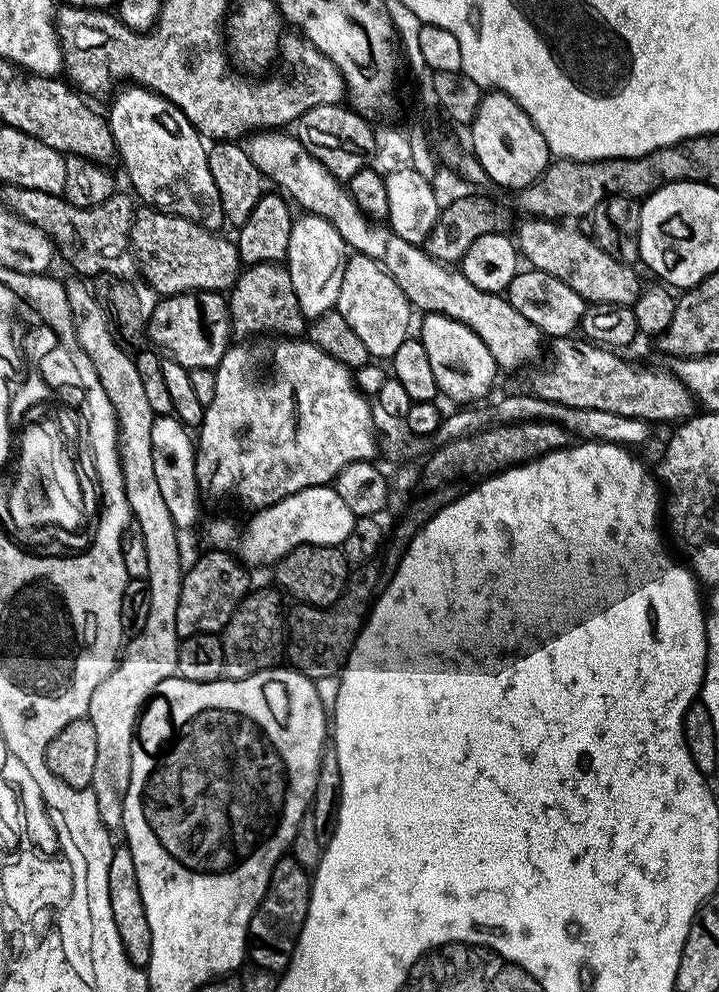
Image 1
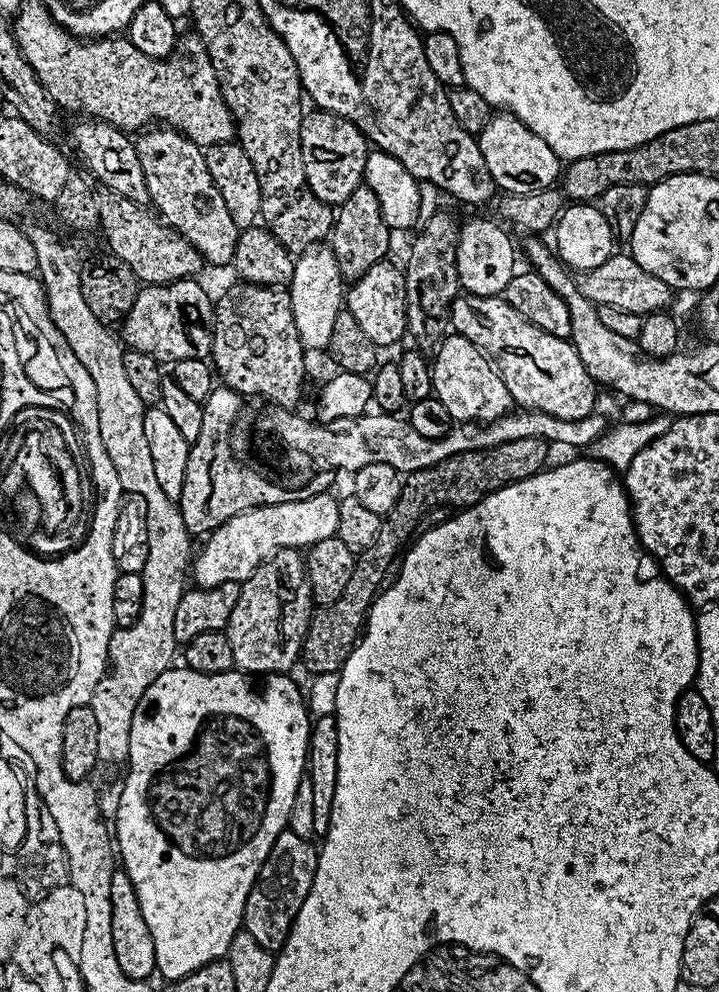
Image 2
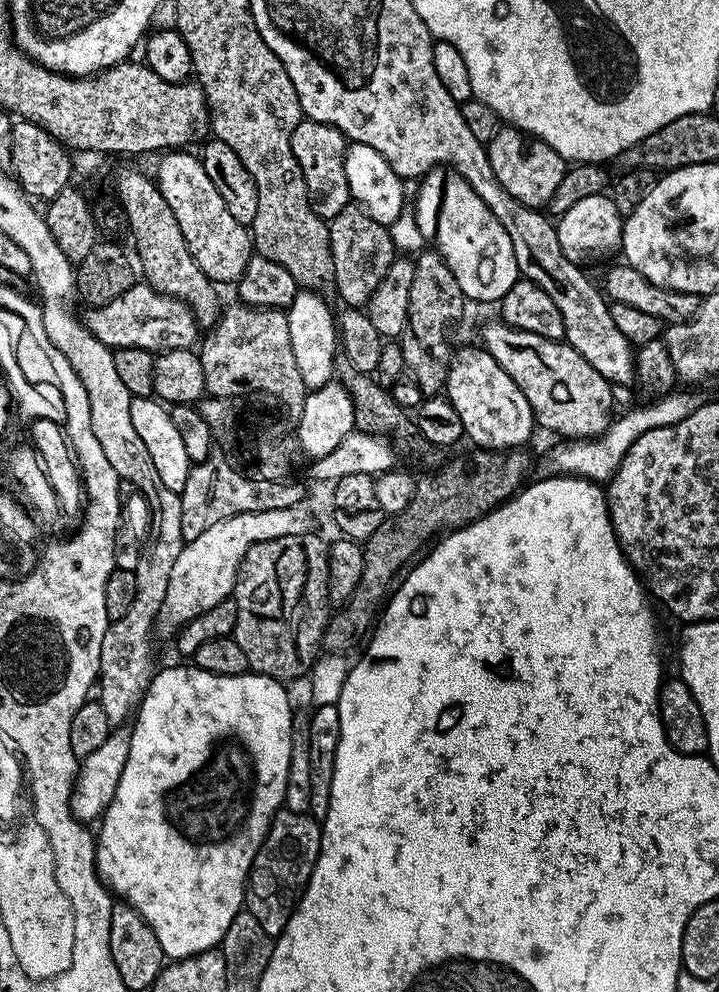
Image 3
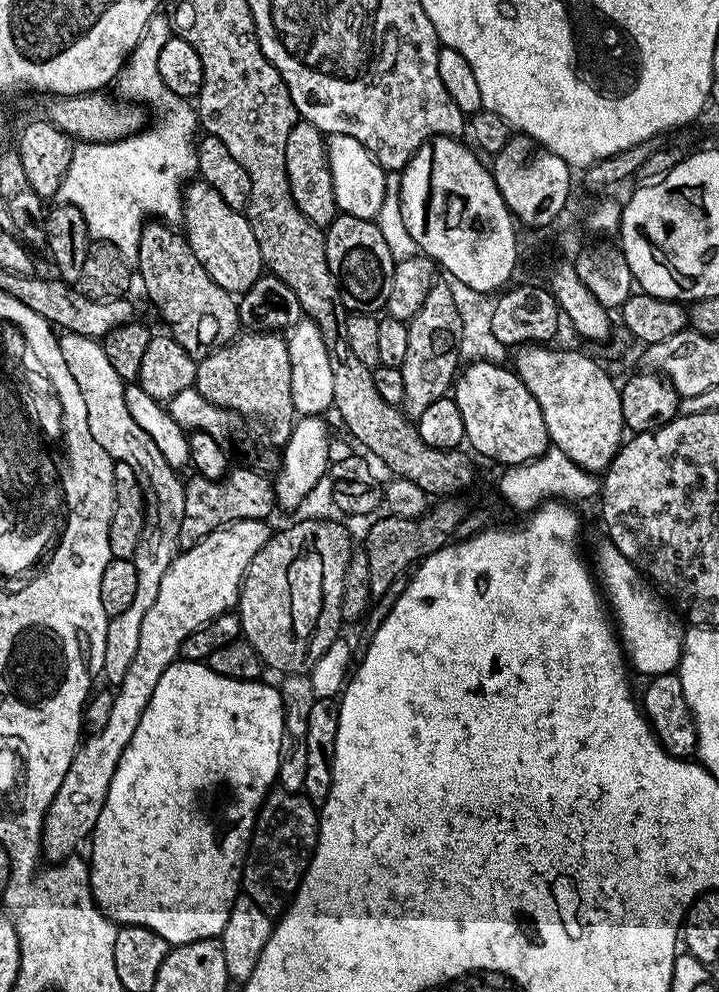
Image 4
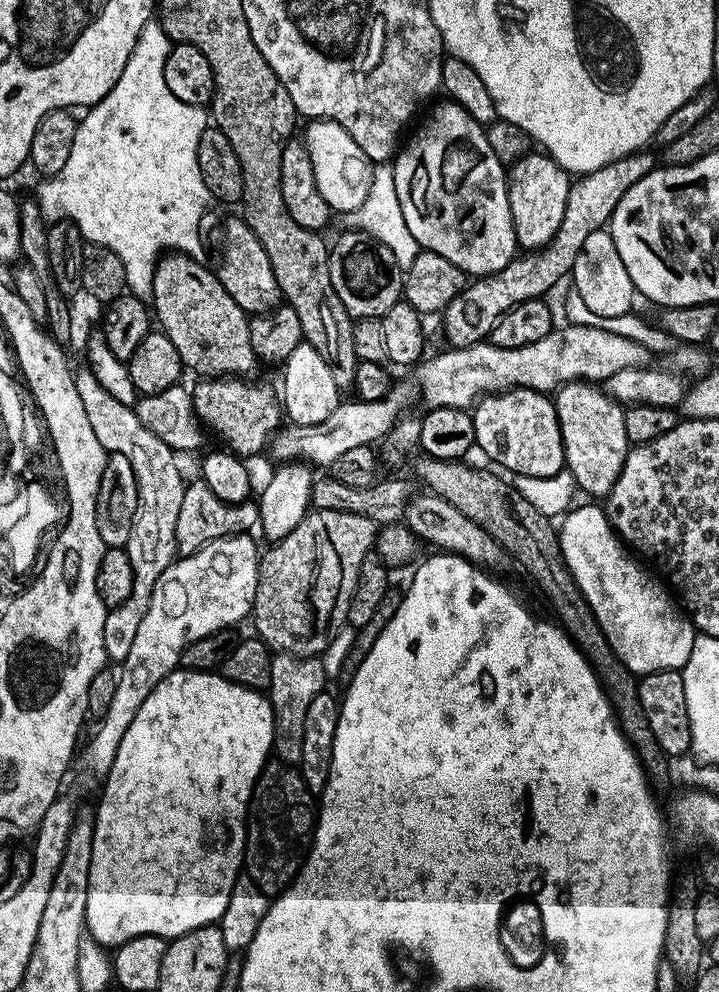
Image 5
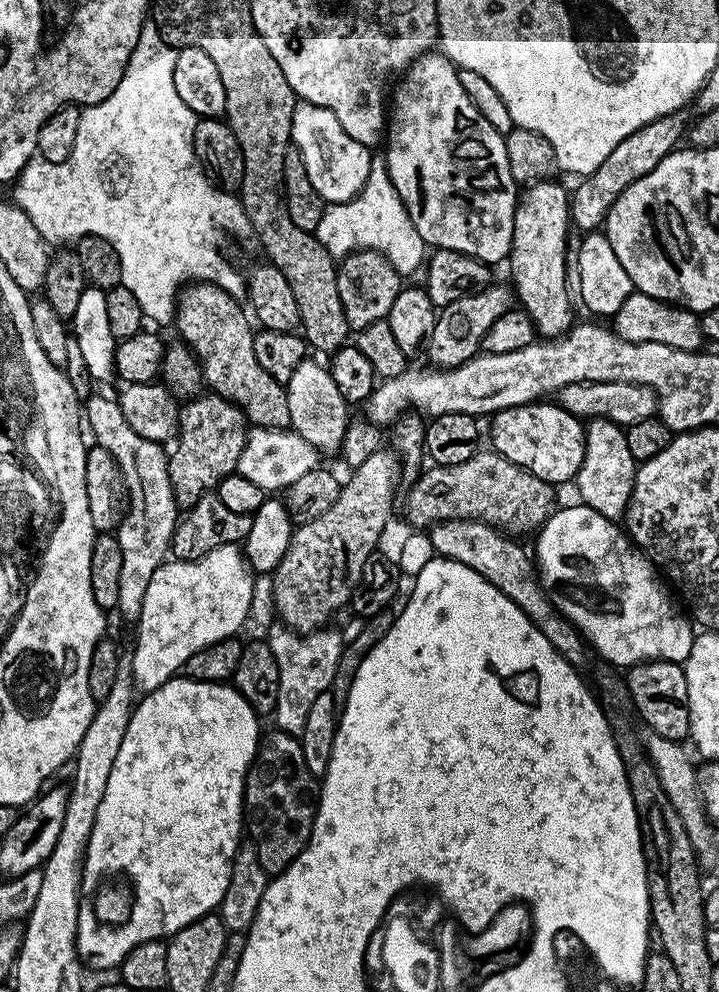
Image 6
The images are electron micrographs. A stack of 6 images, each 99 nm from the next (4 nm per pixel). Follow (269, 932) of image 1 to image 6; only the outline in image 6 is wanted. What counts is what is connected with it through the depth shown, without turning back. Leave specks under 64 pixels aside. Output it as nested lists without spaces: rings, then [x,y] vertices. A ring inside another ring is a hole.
[[[279,730],[265,731],[260,746],[256,749],[256,759],[248,769],[244,783],[244,815],[246,832],[254,839],[258,862],[269,877],[285,872],[302,854],[312,836],[312,827],[316,821],[318,788],[302,758],[302,746],[297,737]]]

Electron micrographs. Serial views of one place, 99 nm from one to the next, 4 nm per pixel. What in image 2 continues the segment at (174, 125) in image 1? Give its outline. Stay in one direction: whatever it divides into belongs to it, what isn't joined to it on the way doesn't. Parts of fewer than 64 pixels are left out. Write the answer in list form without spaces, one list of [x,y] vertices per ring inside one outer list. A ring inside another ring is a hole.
[[[167,126],[145,131],[135,145],[146,176],[151,207],[169,228],[185,236],[209,265],[231,265],[242,229],[234,226],[234,218],[230,218],[230,210],[226,210],[226,202],[222,202],[222,194],[218,194],[218,186],[214,186],[214,178],[210,178],[210,170],[206,170],[204,149]]]

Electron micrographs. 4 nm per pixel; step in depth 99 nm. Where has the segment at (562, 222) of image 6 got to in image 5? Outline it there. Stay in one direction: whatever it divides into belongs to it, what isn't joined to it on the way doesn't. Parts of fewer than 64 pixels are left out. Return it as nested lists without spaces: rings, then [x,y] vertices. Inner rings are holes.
[[[529,150],[525,156],[512,163],[506,172],[508,201],[512,211],[512,225],[516,243],[524,250],[539,250],[552,241],[562,226],[562,214],[566,210],[569,173],[551,156],[540,150]]]

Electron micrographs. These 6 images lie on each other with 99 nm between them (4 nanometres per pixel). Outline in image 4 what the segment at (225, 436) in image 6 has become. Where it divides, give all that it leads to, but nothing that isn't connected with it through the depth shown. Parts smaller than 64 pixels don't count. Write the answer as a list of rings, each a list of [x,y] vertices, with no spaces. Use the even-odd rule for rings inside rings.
[[[249,331],[237,335],[232,343],[197,363],[194,387],[214,406],[230,408],[249,421],[265,420],[276,446],[284,445],[290,438],[298,413],[290,392],[290,354],[283,335]]]

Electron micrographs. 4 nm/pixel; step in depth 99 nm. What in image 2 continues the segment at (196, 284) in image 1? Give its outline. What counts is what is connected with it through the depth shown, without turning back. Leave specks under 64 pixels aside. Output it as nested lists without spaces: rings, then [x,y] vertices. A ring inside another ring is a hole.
[[[97,185],[93,192],[99,229],[108,244],[107,251],[122,258],[122,262],[126,262],[126,266],[134,270],[141,285],[172,284],[175,280],[187,280],[195,277],[200,267],[205,267],[206,261],[200,257],[199,250],[190,246],[185,236],[179,236],[173,228],[169,228],[159,215],[153,214],[147,207],[136,205],[129,198],[124,198],[104,185]]]

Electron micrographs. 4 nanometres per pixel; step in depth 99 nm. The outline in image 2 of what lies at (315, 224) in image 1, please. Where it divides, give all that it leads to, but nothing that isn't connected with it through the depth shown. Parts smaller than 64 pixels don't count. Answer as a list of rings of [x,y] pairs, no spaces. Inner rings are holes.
[[[317,246],[299,253],[294,278],[287,293],[292,303],[294,326],[298,326],[298,334],[305,349],[327,349],[330,333],[334,330],[334,318],[338,318],[346,300],[346,281],[340,275],[331,247]]]

